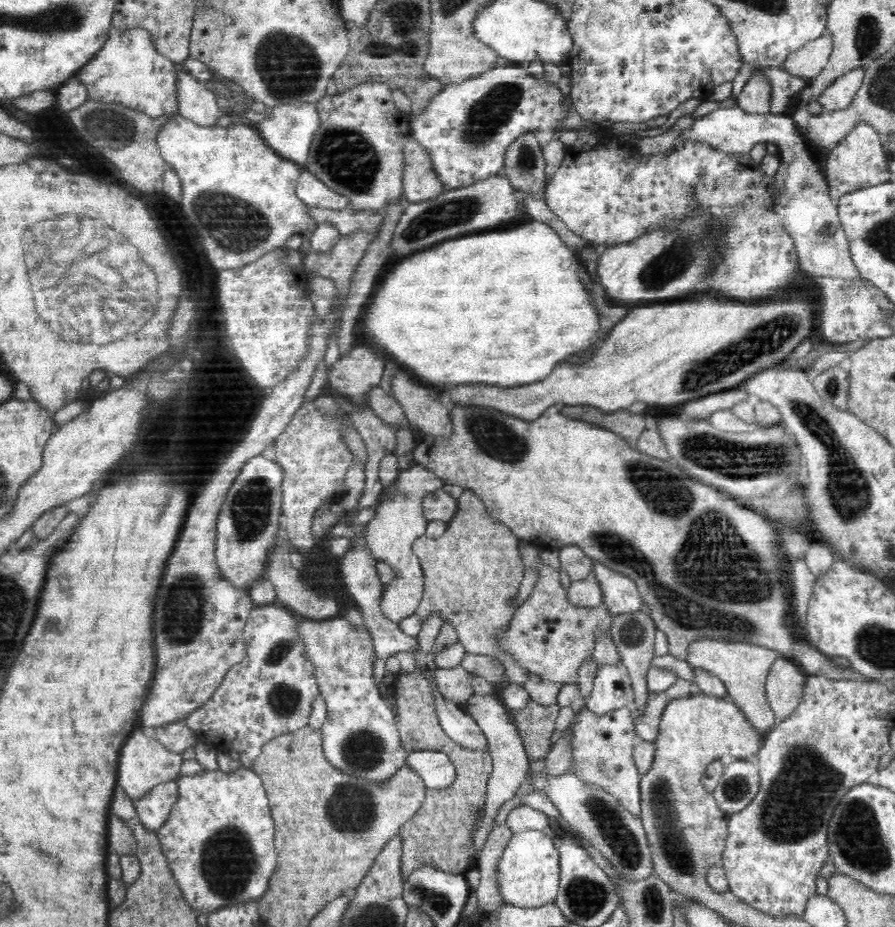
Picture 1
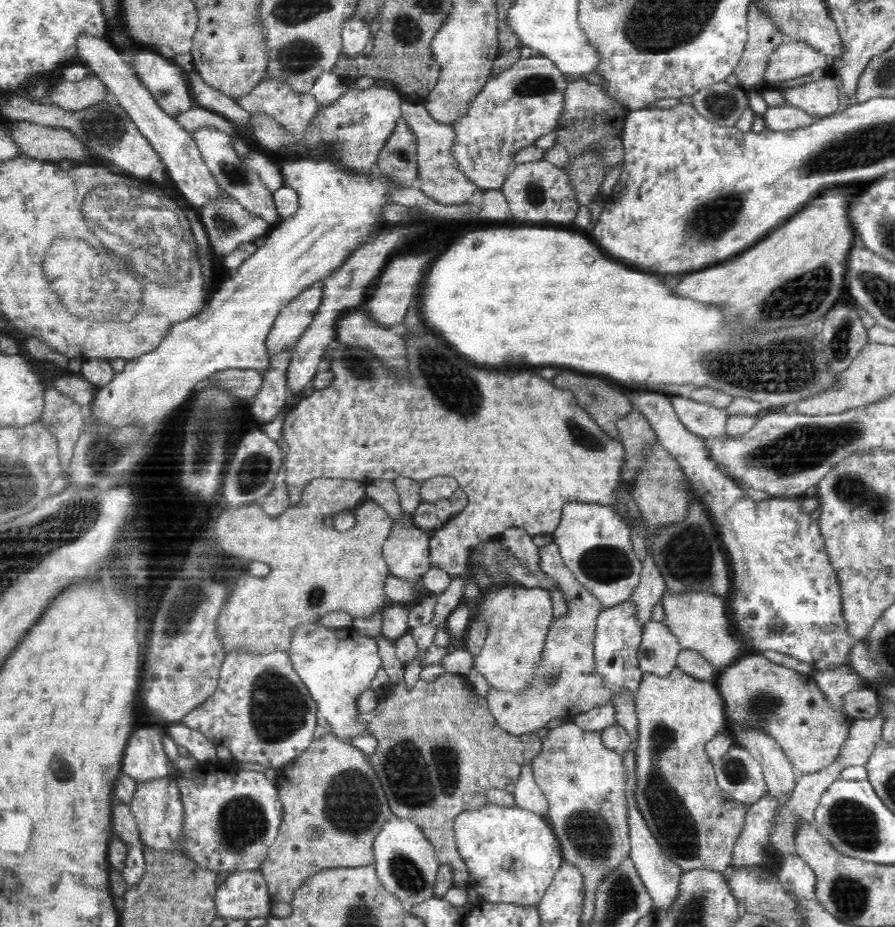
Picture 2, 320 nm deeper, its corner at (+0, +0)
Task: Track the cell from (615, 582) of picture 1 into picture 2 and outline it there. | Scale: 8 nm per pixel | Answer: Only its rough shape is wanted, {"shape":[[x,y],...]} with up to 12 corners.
{"shape":[[570,503],[552,539],[602,603],[631,598],[643,567],[622,515]]}

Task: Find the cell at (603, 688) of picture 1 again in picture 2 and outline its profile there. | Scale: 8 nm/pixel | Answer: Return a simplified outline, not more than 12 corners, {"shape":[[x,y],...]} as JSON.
{"shape":[[632,599],[597,618],[594,665],[610,694],[635,694],[643,626]]}

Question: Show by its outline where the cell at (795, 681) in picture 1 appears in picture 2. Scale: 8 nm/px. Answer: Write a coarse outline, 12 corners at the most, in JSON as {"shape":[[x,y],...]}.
{"shape":[[756,654],[714,683],[728,729],[763,729],[799,775],[838,758],[841,722],[811,674]]}

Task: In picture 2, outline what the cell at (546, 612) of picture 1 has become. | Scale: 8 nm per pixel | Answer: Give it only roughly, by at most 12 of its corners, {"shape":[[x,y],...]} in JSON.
{"shape":[[520,528],[498,536],[527,568],[540,572],[538,546]]}

